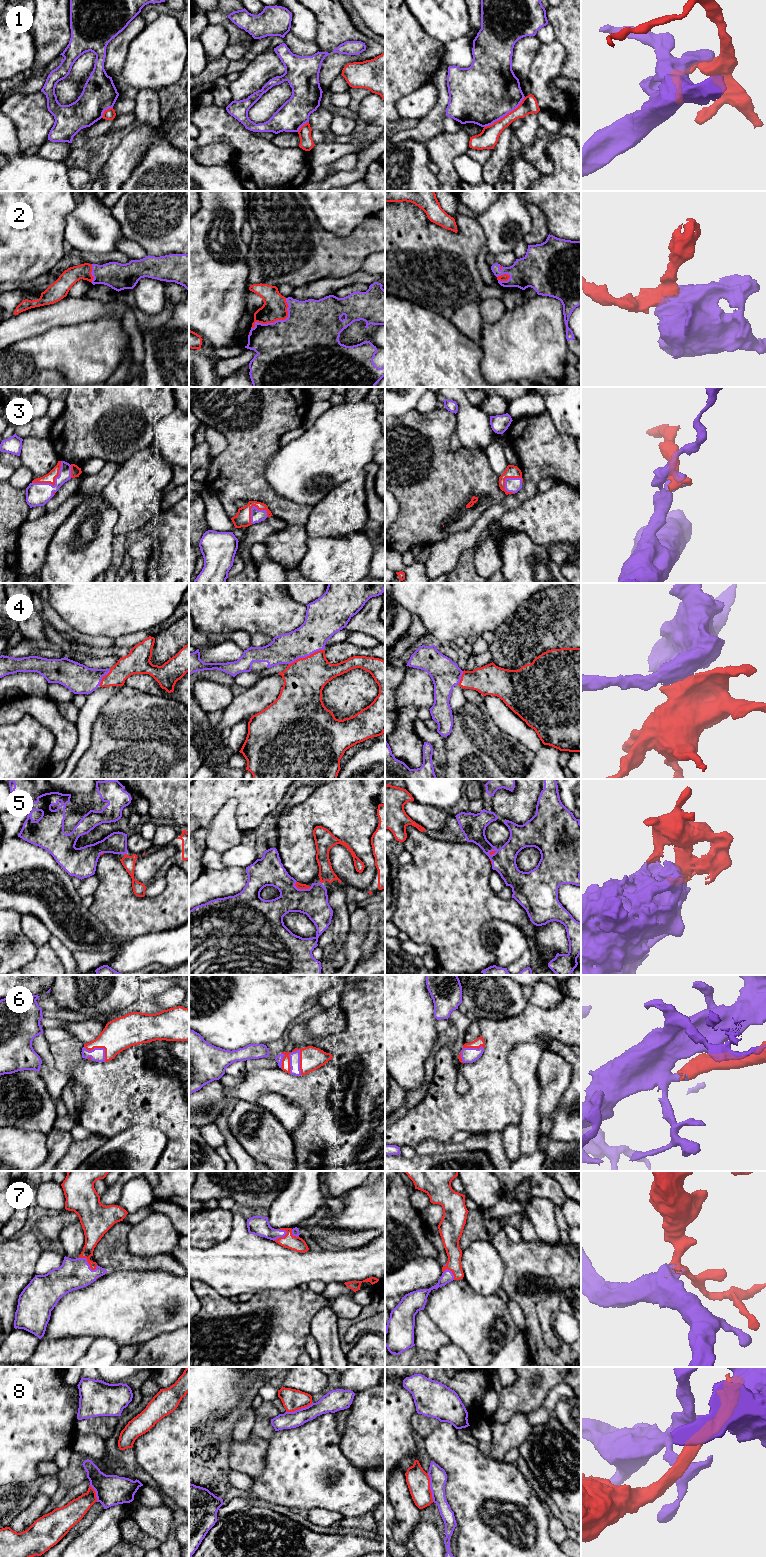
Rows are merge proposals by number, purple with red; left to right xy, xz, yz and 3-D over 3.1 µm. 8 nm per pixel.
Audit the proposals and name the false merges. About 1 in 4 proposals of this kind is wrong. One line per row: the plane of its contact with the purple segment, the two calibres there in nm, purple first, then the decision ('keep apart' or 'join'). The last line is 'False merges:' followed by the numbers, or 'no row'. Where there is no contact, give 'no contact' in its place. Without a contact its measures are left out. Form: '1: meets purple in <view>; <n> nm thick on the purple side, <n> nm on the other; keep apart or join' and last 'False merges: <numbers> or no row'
1: meets purple in yz; 480 nm thick on the purple side, 160 nm on the other; keep apart
2: meets purple in xz; 480 nm thick on the purple side, 190 nm on the other; join
3: meets purple in xy; 190 nm thick on the purple side, 80 nm on the other; join
4: meets purple in xz; 240 nm thick on the purple side, 340 nm on the other; join
5: meets purple in xz; 240 nm thick on the purple side, 50 nm on the other; join
6: meets purple in xz; 80 nm thick on the purple side, 190 nm on the other; join
7: meets purple in xy; 240 nm thick on the purple side, 150 nm on the other; join
8: meets purple in yz; 140 nm thick on the purple side, 190 nm on the other; keep apart
False merges: 1, 8

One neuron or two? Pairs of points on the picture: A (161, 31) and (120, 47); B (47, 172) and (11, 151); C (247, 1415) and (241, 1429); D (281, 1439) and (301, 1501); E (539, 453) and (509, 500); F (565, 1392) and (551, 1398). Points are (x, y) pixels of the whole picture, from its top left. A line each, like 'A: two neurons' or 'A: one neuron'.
A: two neurons
B: one neuron
C: one neuron
D: one neuron
E: one neuron
F: one neuron

